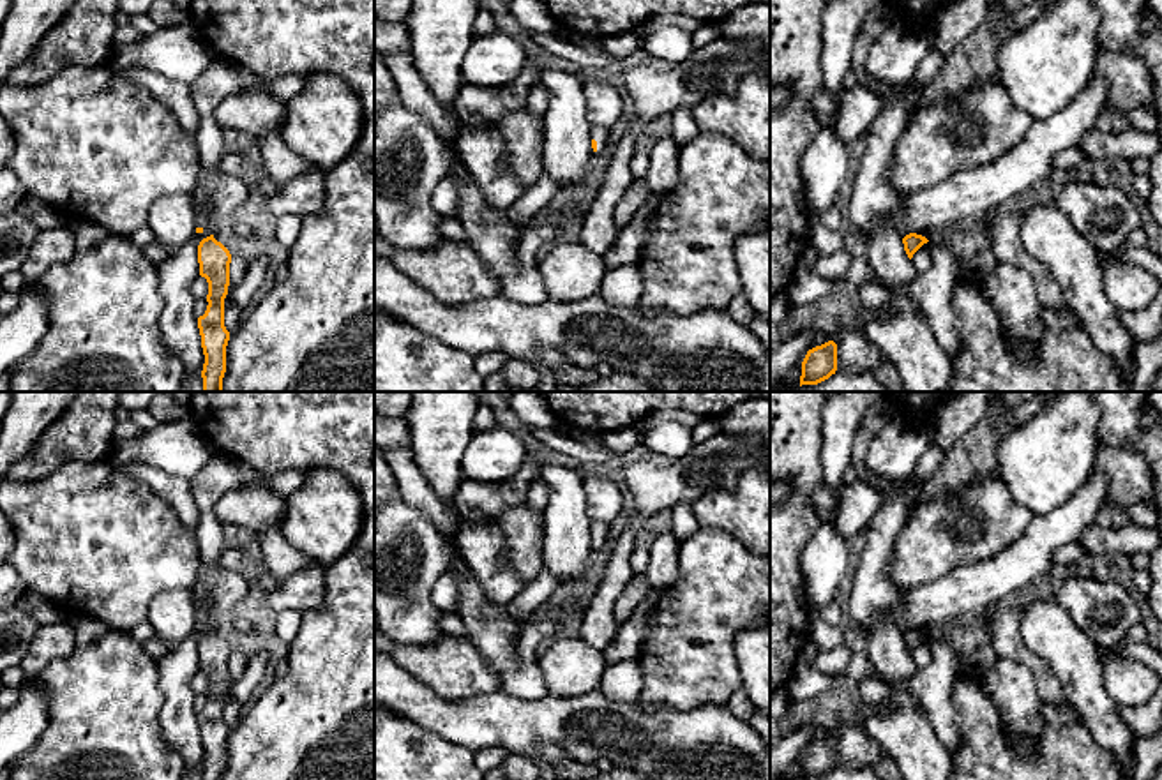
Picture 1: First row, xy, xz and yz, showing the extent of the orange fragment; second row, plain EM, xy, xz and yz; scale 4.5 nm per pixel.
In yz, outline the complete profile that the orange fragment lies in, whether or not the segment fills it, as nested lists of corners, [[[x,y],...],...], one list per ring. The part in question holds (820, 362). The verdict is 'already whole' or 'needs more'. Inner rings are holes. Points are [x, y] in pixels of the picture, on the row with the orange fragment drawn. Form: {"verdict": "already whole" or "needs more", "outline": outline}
{"verdict": "already whole", "outline": [[[828,341],[807,351],[802,362],[802,385],[818,385],[837,371],[837,344]]]}

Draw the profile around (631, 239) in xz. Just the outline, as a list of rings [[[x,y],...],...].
[[[652,192],[650,198],[638,208],[630,222],[620,231],[615,245],[606,252],[606,270],[638,263],[639,251],[652,231],[660,201],[662,192]]]

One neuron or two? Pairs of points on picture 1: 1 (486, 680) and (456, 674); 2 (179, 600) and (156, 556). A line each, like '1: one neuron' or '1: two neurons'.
1: one neuron
2: two neurons

